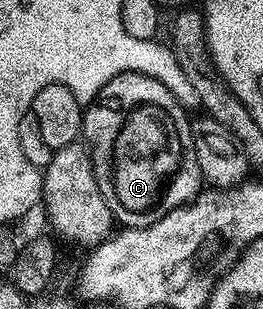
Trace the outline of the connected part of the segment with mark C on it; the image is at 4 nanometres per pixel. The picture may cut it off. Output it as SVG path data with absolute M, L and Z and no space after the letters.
M121 73L120 75L116 75L116 79L112 79L105 85L105 87L94 96L94 100L83 108L81 140L88 146L90 163L96 183L100 187L100 195L104 199L104 203L108 203L111 218L113 218L119 226L139 229L145 225L150 225L156 219L168 215L168 211L178 209L181 205L189 205L203 188L202 172L196 163L194 140L190 134L191 118L189 116L186 117L186 113L187 110L172 95L172 91L168 91L168 87L164 87L164 83L160 83L156 79L152 79L143 73Z

